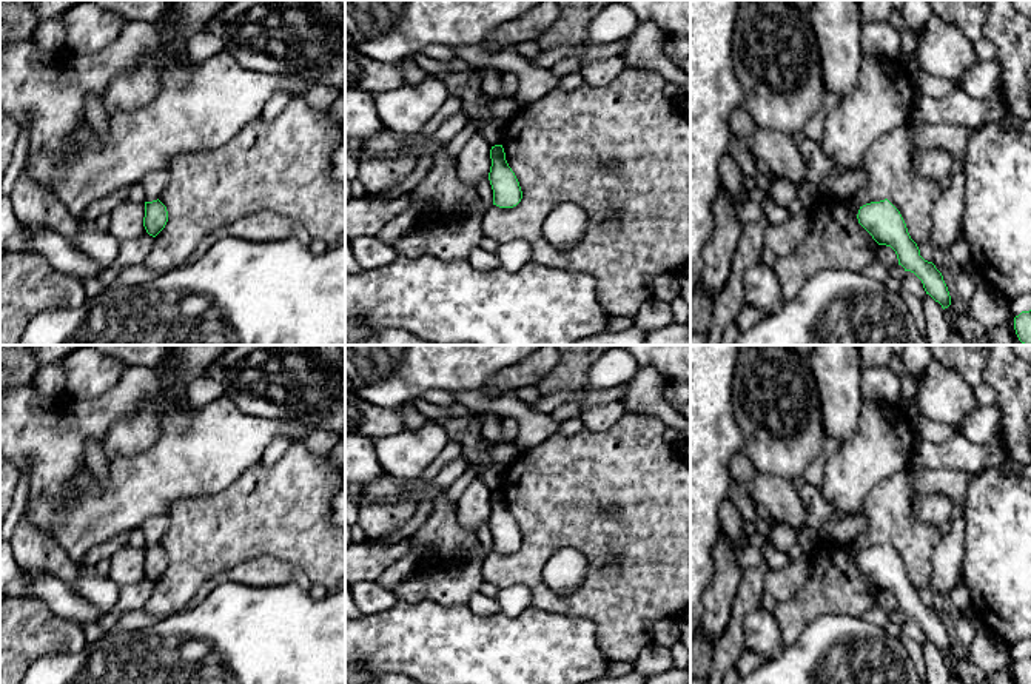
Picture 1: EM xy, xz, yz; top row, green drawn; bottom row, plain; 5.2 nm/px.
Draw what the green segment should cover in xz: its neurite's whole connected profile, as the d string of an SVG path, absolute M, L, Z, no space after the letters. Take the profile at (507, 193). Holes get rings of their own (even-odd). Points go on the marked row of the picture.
M502 145L490 149L492 166L489 180L493 189L493 205L499 208L513 208L522 199L519 182L505 160Z

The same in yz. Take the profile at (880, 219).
M888 199L860 206L857 219L878 245L891 246L895 251L898 265L922 280L926 294L939 302L943 310L951 305L942 273L932 262L920 256L900 211Z

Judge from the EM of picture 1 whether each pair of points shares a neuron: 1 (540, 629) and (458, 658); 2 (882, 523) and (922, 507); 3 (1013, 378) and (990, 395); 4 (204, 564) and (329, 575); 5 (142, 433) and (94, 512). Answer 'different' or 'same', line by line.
1: same
2: different
3: different
4: same
5: different

